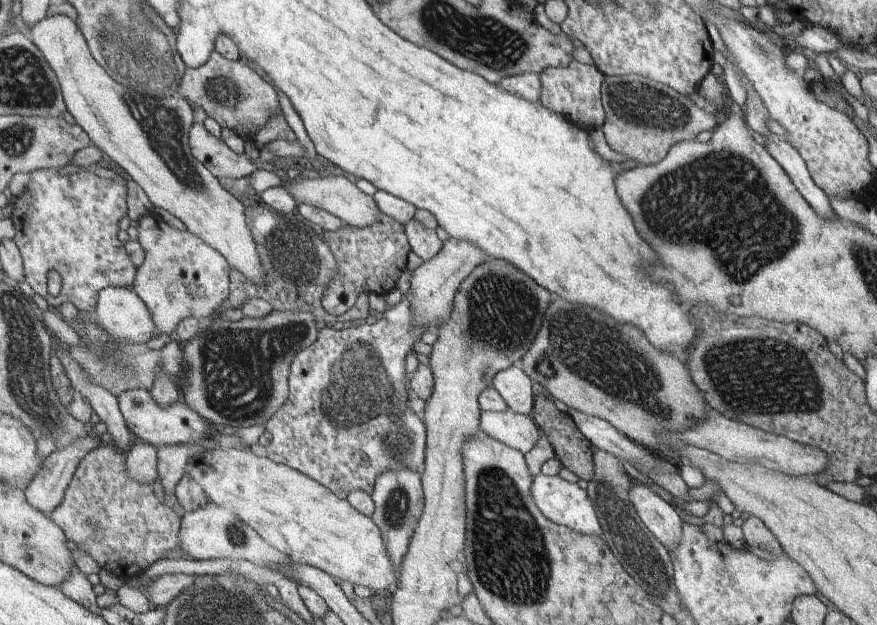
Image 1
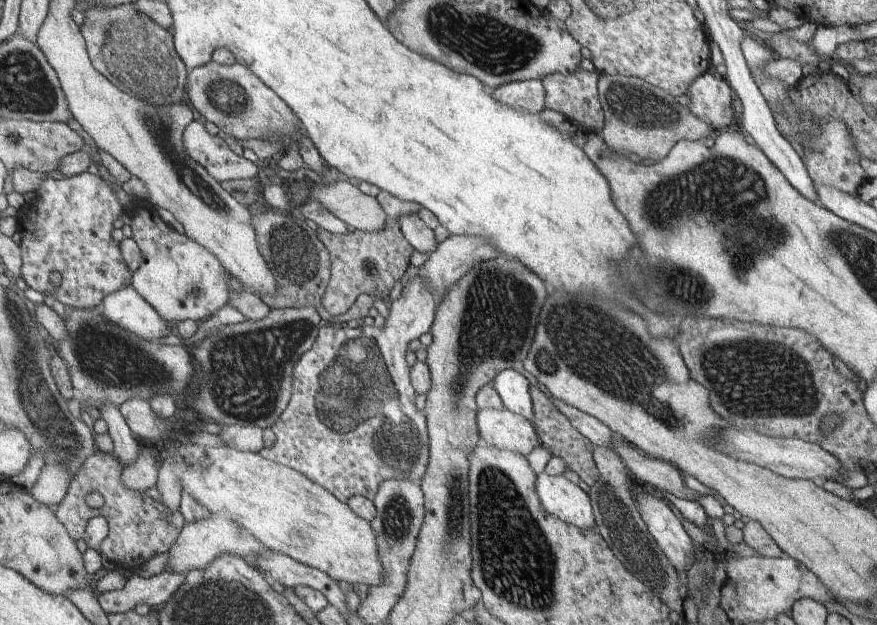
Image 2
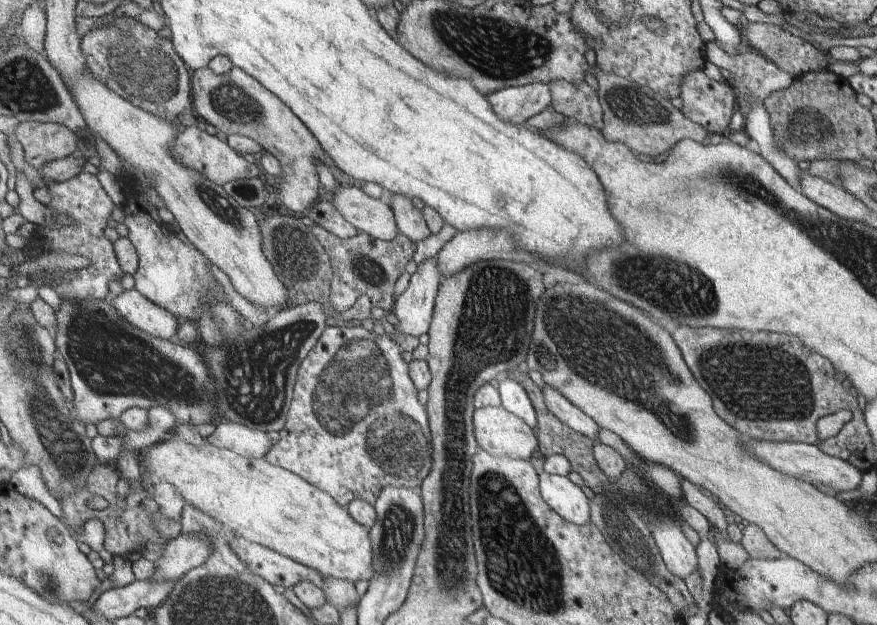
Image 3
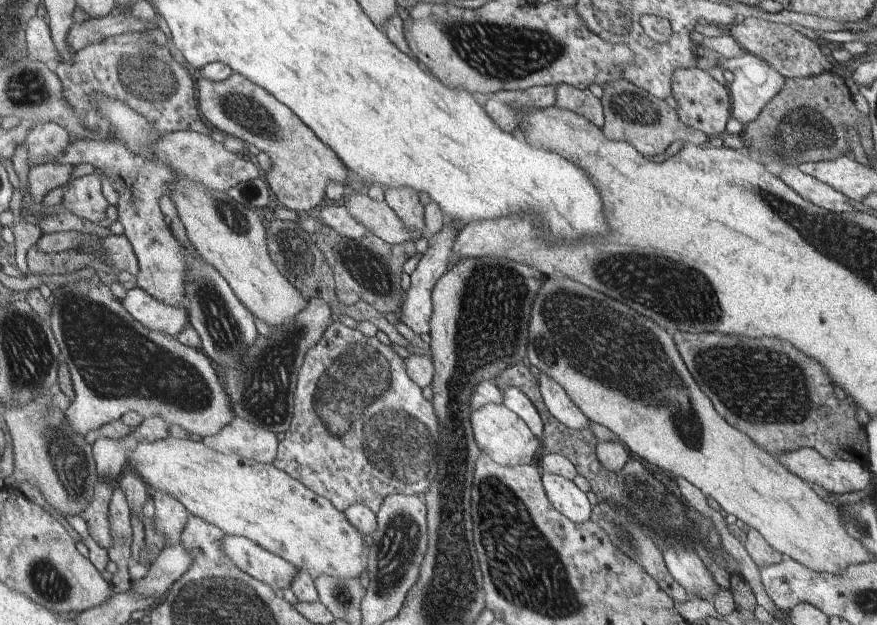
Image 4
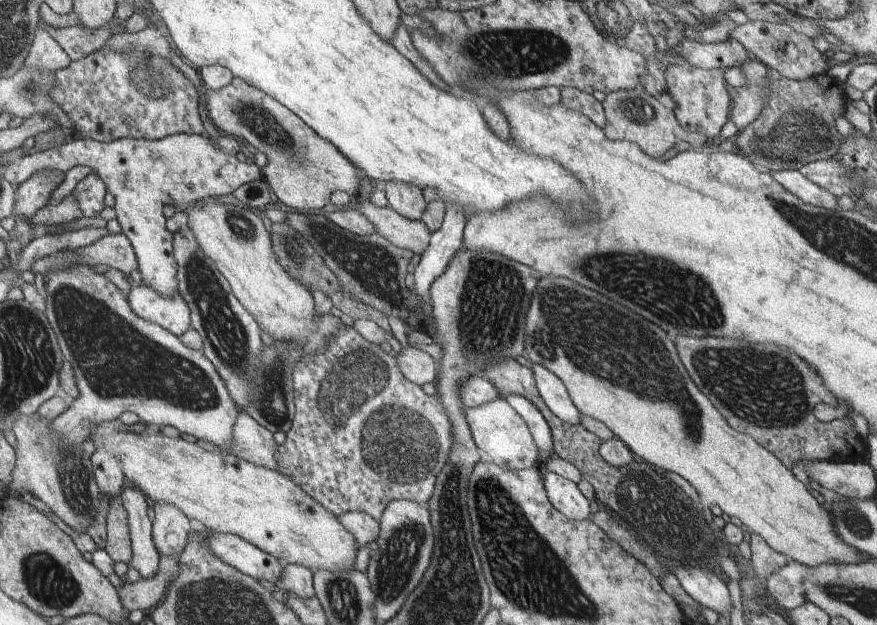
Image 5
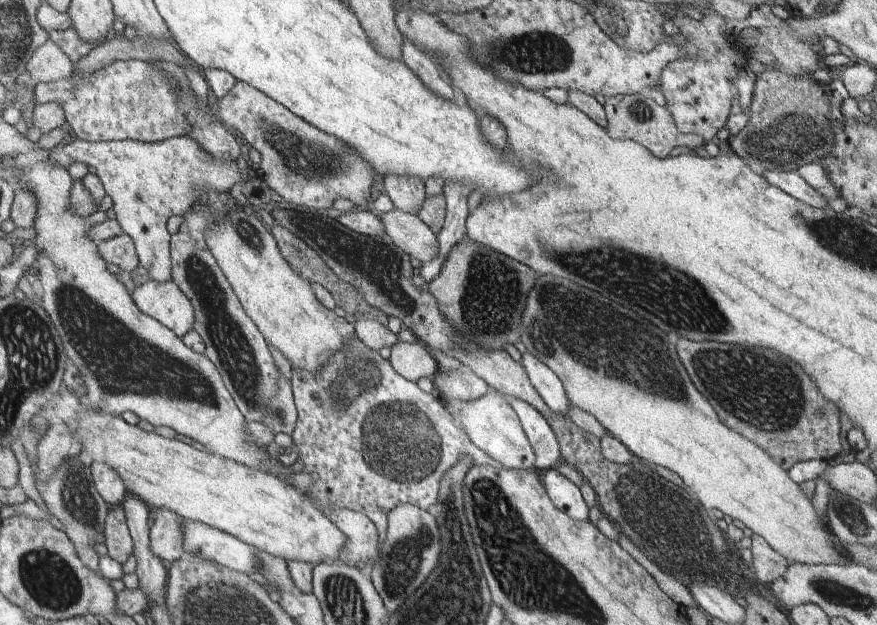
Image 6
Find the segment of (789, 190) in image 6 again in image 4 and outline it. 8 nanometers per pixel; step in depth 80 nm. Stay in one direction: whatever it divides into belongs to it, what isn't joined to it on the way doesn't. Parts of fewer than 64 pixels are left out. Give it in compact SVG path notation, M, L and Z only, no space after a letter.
M783 165L779 178L791 190L794 190L807 202L812 202L815 206L826 208L828 211L836 214L858 212L848 202L850 199L848 196L844 196L842 192L838 192L838 190L834 190L828 184L820 182L814 176L803 174L796 166L789 167Z

